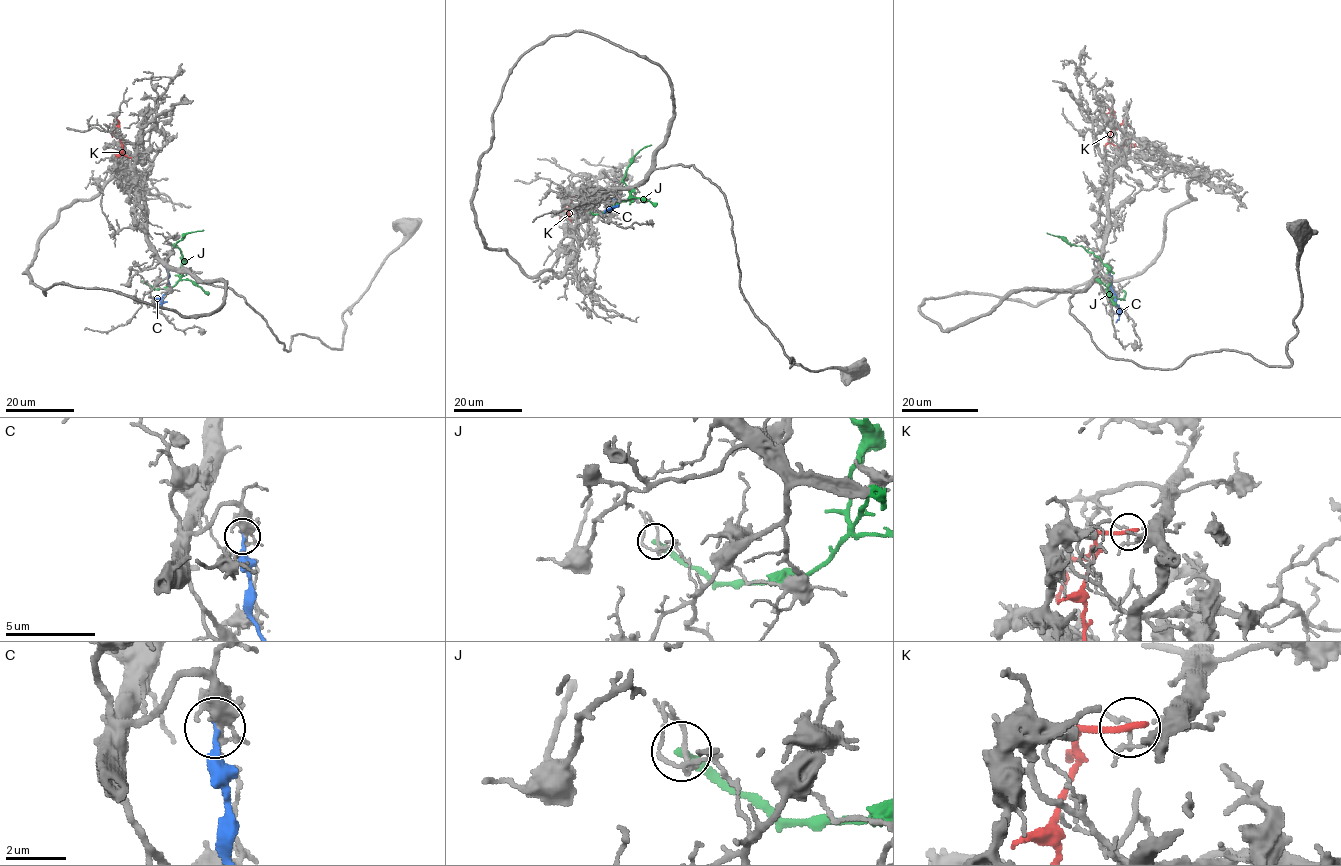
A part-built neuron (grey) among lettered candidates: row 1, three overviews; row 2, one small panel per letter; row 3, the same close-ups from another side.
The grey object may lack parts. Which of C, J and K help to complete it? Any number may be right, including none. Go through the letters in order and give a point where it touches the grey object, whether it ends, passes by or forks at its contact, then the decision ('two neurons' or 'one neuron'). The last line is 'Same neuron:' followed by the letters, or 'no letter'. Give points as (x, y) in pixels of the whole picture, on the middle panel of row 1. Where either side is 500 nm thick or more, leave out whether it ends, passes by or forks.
C: meets grey at (612, 200); it ends there; two neurons
J: meets grey at (591, 212); it ends there; two neurons
K: meets grey at (577, 196); it ends there; two neurons
Same neuron: no letter

